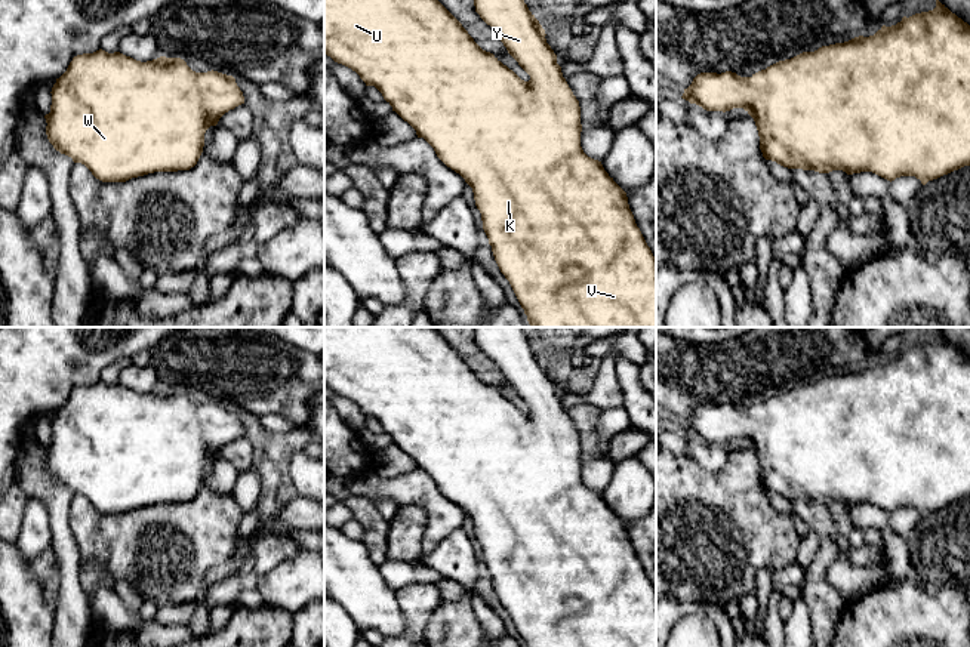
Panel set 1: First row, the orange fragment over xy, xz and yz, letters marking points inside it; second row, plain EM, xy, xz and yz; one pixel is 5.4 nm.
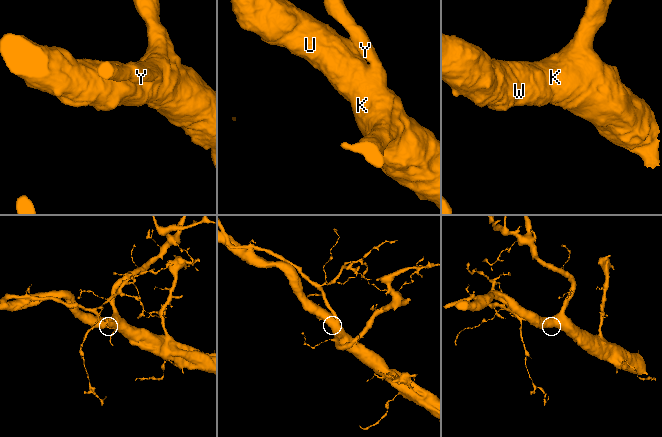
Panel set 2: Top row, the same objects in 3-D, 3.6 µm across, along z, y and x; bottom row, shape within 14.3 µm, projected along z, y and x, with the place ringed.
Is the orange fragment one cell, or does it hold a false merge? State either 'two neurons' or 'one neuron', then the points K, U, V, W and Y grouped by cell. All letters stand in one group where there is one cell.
one neuron; K U V W Y

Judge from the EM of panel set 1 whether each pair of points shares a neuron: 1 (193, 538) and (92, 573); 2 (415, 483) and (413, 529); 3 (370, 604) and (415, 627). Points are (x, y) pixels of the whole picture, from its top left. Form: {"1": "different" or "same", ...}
{"1": "different", "2": "different", "3": "different"}

